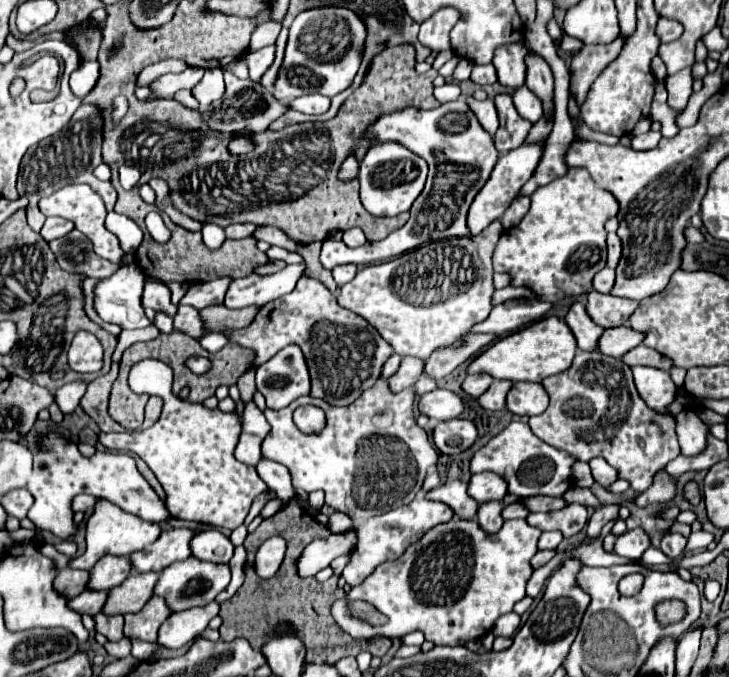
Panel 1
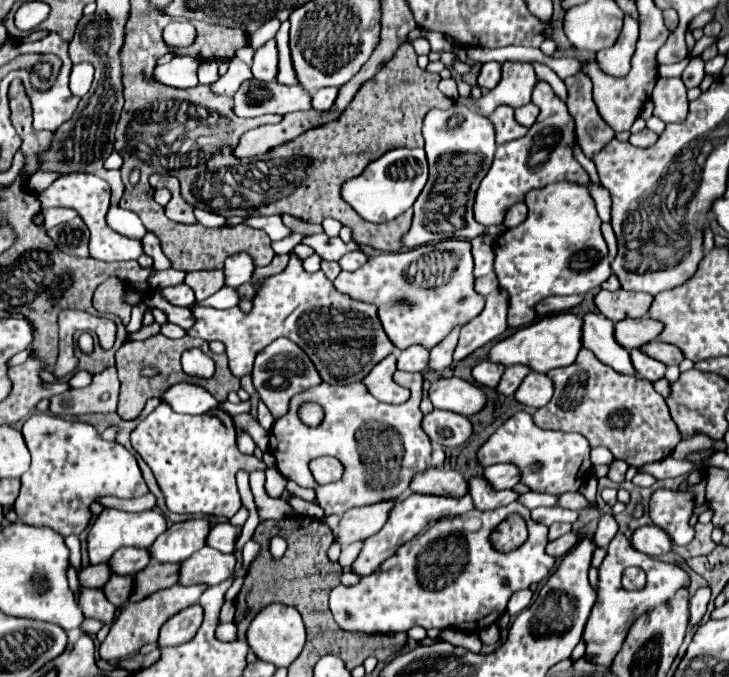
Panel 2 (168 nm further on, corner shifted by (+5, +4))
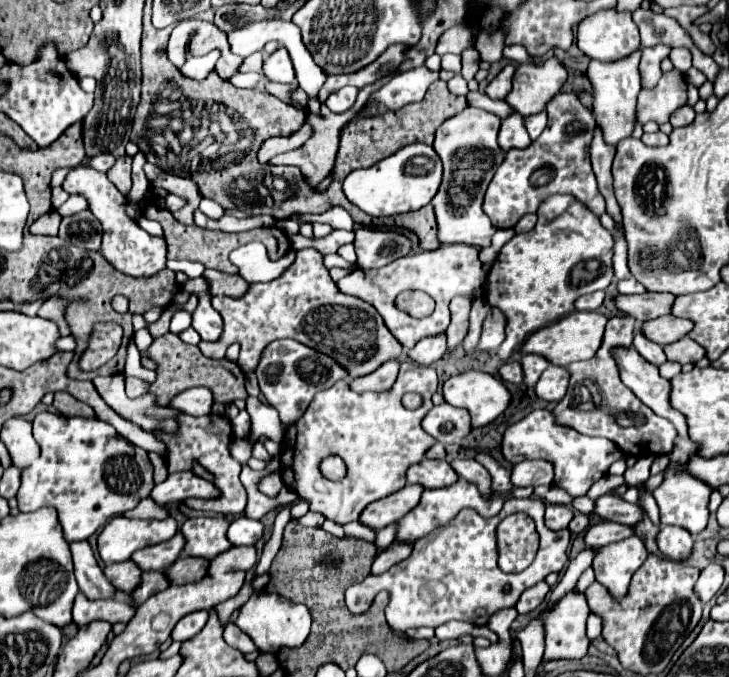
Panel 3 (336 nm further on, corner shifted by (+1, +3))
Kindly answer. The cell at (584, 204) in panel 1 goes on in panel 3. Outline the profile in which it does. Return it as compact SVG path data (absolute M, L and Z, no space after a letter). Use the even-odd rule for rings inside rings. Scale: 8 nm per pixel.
M552 195L542 201L542 205L536 211L538 223L532 231L514 235L496 255L492 269L486 277L486 299L490 305L502 309L506 313L508 325L506 325L506 341L498 347L498 357L502 361L508 361L512 353L526 341L526 337L560 317L574 311L574 301L580 295L594 293L600 289L606 289L612 281L612 233L606 231L600 225L598 215L594 215L582 201L578 201L572 195Z

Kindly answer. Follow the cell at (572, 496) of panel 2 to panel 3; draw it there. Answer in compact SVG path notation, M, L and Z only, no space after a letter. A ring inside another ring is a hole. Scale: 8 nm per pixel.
M602 495L594 501L594 511L592 515L598 515L600 519L624 523L624 525L634 525L642 517L642 509L638 505L630 505L618 495Z

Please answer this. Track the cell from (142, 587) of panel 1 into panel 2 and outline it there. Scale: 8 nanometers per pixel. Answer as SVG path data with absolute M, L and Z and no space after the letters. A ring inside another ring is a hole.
M160 562L148 564L142 572L136 574L134 594L130 596L130 602L142 600L152 592L174 586L178 582L178 568L180 564L160 564Z

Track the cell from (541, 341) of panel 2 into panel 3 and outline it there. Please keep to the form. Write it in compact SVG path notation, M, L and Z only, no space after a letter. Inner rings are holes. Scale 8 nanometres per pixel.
M572 311L566 317L558 319L556 323L552 323L550 327L542 327L538 331L534 331L524 345L520 347L520 353L536 353L544 359L548 359L552 365L570 365L574 361L584 361L594 357L594 353L598 351L600 343L602 343L602 333L604 333L604 325L606 325L608 317L596 311Z

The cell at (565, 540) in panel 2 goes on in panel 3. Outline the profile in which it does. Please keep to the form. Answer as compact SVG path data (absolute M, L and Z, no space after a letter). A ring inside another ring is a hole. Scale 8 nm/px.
M600 521L596 525L590 525L584 531L584 543L586 547L604 547L608 543L620 541L622 537L630 537L634 531L626 525L614 523L614 521Z

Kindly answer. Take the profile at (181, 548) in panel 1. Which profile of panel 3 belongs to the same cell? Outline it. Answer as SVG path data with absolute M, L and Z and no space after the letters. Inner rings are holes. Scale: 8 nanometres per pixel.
M194 517L186 519L182 525L182 535L186 545L182 549L188 557L216 557L218 553L226 551L230 541L226 541L228 521L224 517Z

